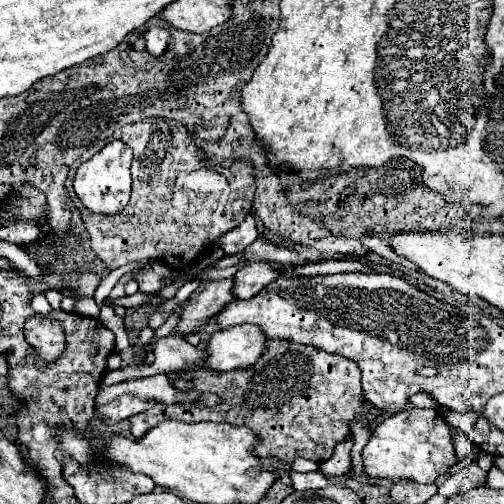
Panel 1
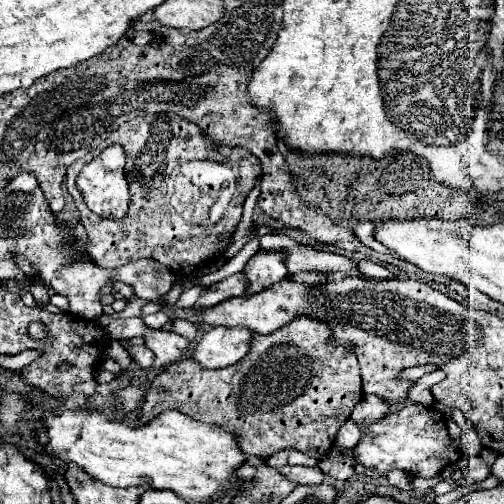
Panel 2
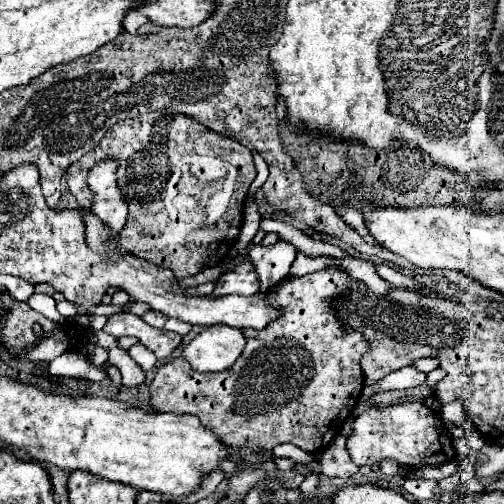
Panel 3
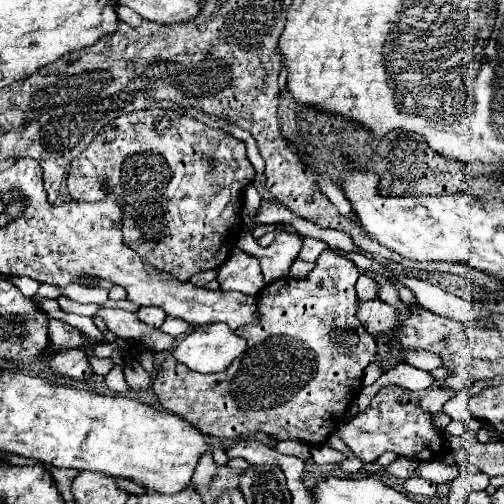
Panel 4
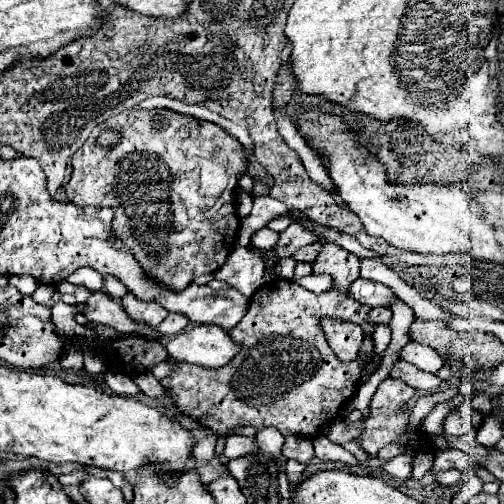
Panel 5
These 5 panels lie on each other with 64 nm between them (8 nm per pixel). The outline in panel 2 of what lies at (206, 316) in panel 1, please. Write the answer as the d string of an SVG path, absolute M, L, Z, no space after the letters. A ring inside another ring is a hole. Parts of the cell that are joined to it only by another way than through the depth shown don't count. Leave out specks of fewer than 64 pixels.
M244 272L228 276L226 280L206 288L206 292L194 304L196 308L210 308L220 300L228 300L232 296L244 296L244 288L248 288L248 280L244 280Z

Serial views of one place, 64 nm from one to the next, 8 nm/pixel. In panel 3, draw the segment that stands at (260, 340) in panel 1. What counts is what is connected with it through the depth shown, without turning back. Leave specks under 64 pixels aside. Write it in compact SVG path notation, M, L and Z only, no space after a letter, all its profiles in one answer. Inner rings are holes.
M218 324L204 328L196 338L180 346L182 358L196 372L220 372L230 368L242 354L246 338L238 328Z

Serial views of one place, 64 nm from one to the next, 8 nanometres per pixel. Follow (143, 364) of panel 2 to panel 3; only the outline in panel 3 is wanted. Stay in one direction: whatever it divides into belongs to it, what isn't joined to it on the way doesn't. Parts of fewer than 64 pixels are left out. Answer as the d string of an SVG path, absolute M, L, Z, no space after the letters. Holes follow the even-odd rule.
M141 343L133 345L128 352L145 372L149 371L149 369L152 369L157 362L155 354Z

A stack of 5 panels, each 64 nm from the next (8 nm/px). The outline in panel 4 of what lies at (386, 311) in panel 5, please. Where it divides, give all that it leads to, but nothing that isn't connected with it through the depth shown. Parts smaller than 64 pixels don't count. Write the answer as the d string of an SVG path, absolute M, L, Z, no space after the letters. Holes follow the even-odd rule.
M368 300L360 302L360 322L374 338L380 334L392 336L392 328L398 324L398 314L382 300Z

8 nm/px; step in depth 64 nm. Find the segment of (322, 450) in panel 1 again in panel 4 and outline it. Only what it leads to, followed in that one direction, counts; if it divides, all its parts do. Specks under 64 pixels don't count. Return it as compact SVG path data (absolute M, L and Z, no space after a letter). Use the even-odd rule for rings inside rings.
M324 250L308 278L280 278L268 284L256 298L260 320L234 330L248 342L246 350L224 372L218 374L198 374L186 364L180 364L176 358L166 358L152 384L160 404L190 424L196 424L198 430L218 438L234 440L254 436L256 432L266 432L274 434L278 440L302 440L308 444L324 442L338 428L340 418L350 406L352 398L360 394L364 368L376 356L374 336L362 328L356 312L360 306L354 292L358 276L360 272L348 256L338 254L336 250ZM332 328L354 328L360 334L360 344L352 350L352 354L342 354L334 346L330 340Z

